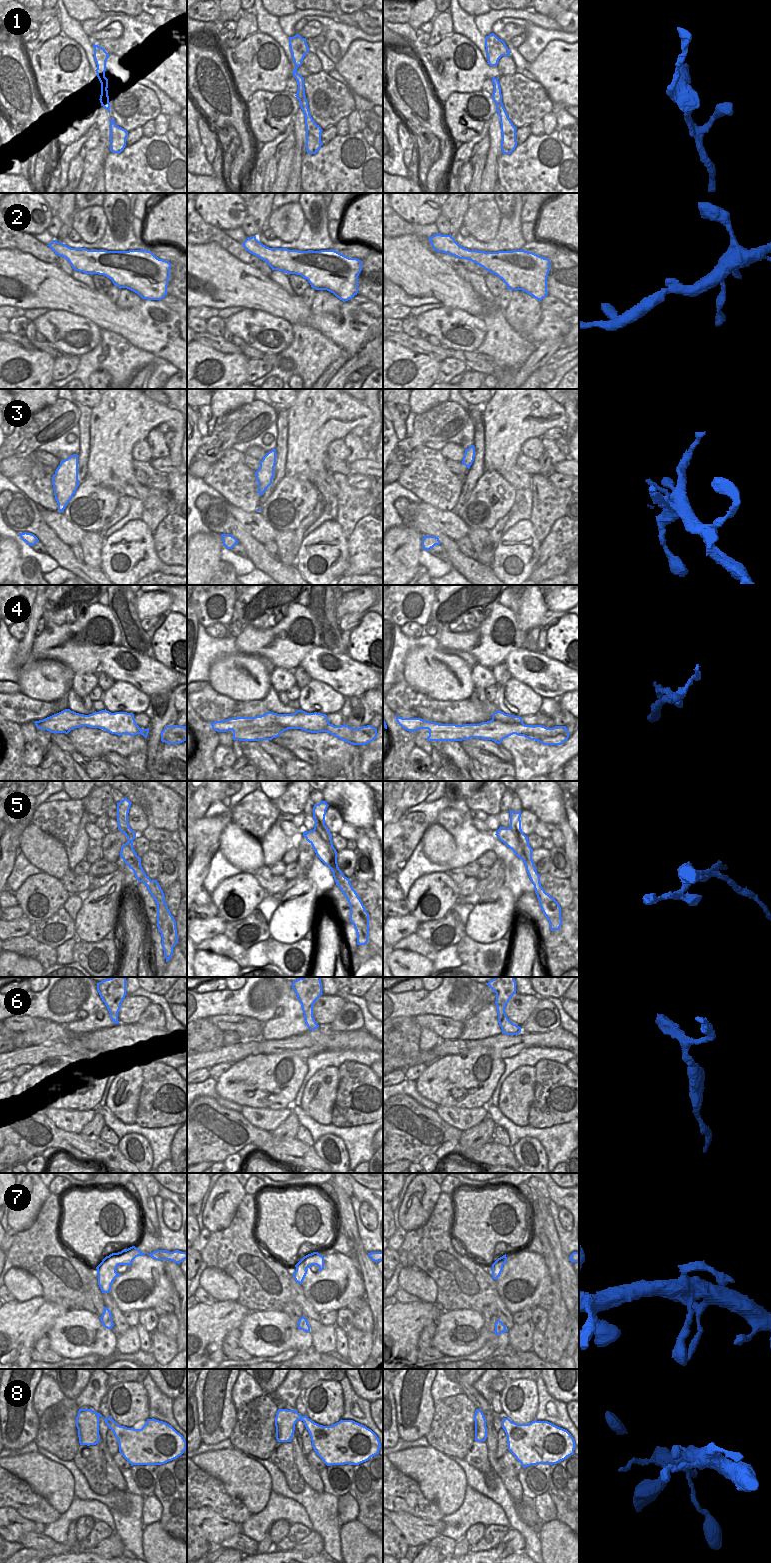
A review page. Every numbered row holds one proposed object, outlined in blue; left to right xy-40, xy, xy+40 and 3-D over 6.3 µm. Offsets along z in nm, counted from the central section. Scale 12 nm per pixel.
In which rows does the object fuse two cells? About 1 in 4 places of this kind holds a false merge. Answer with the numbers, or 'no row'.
4, 5

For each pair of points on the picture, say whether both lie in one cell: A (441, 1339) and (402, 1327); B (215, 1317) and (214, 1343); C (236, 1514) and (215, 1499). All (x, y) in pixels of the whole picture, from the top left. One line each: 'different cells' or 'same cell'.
A: different cells
B: same cell
C: same cell

